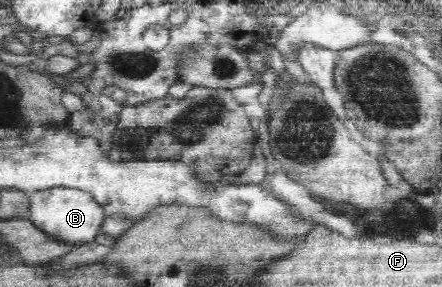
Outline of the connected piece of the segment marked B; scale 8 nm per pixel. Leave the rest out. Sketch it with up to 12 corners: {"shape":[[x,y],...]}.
{"shape":[[31,192],[27,218],[66,242],[94,241],[108,216],[93,194]]}

